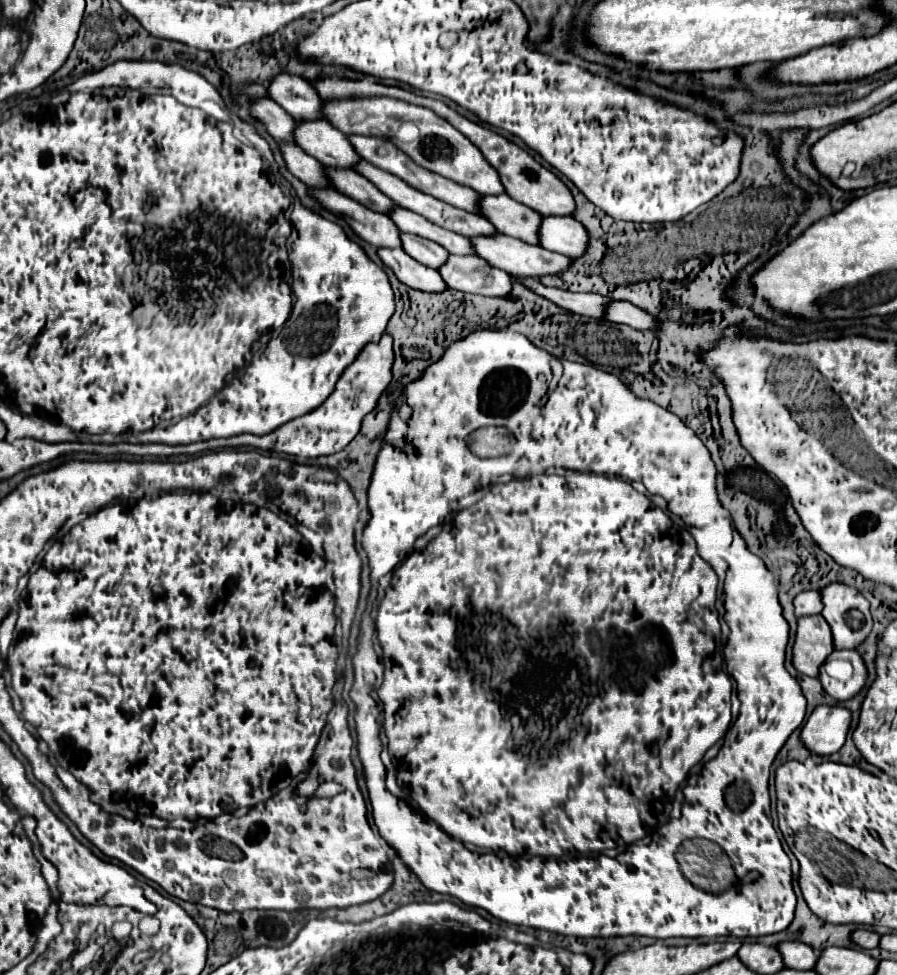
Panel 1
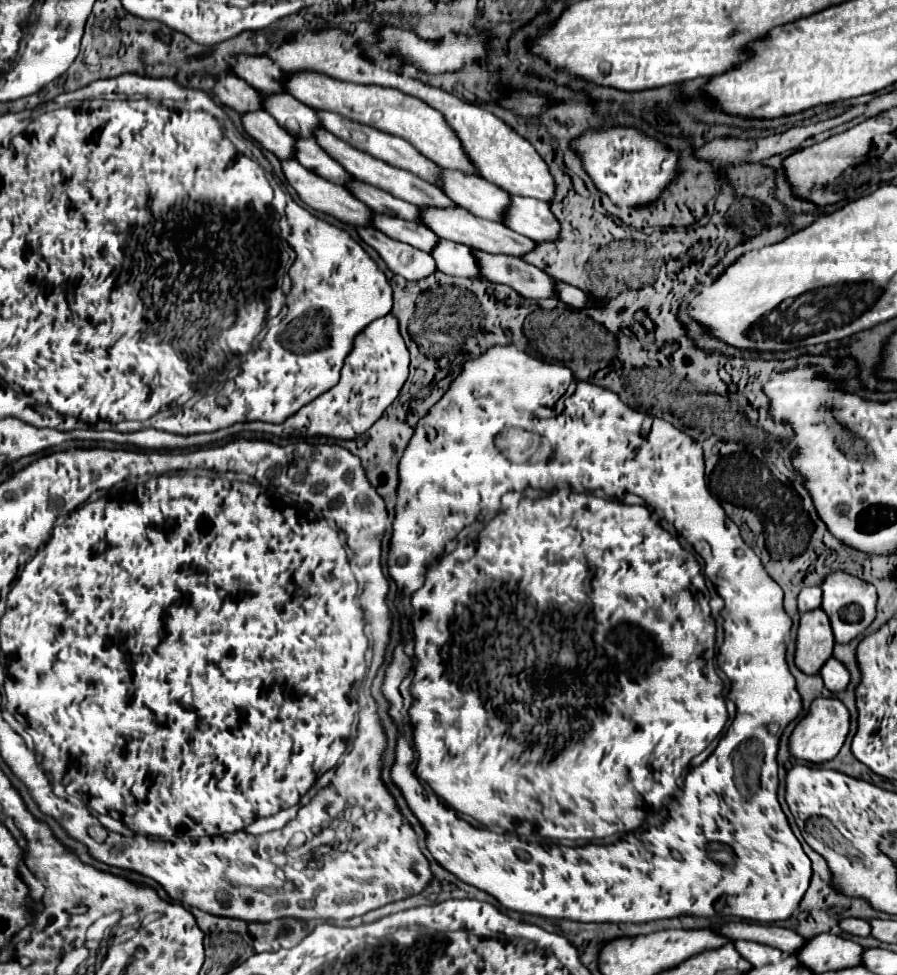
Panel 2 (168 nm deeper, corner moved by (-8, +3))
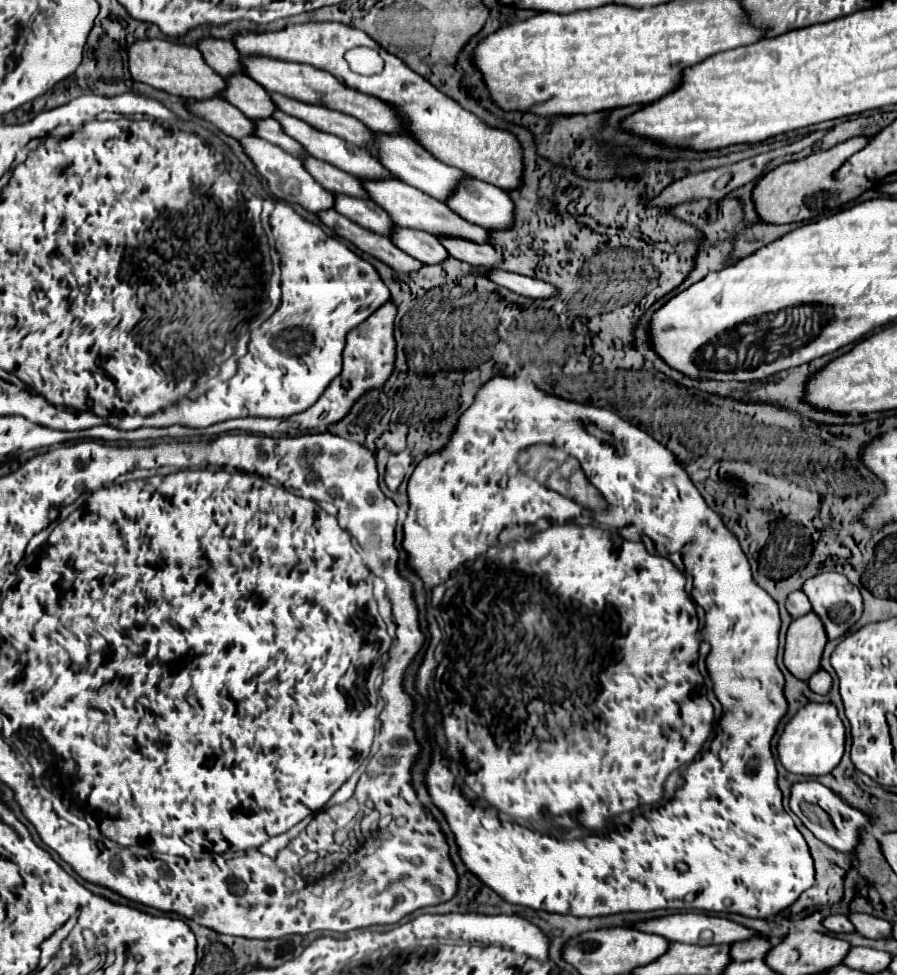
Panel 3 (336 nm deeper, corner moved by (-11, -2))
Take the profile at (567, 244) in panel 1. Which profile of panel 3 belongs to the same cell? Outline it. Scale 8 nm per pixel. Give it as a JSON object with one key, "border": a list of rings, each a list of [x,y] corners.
{"border":[[[463,178],[445,204],[465,218],[467,222],[483,228],[511,228],[513,226],[513,204],[501,188],[481,182],[477,178]]]}

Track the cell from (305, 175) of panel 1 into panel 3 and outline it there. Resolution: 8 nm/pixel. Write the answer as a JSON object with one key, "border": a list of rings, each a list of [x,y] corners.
{"border":[[[209,98],[209,100],[191,100],[187,102],[187,110],[195,116],[215,124],[223,134],[231,138],[245,138],[253,134],[253,120],[249,120],[241,110],[225,102],[223,98]]]}

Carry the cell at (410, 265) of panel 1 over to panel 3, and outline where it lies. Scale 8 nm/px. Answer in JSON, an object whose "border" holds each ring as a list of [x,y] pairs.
{"border":[[[333,208],[331,210],[321,210],[317,212],[319,220],[331,228],[337,236],[345,238],[347,242],[355,244],[359,250],[375,256],[377,260],[385,262],[387,266],[391,266],[393,270],[401,270],[401,272],[413,272],[413,270],[419,270],[423,264],[417,262],[415,258],[409,258],[405,252],[397,250],[391,240],[387,236],[381,236],[381,234],[375,234],[367,228],[361,228],[359,224],[351,222],[349,218],[337,214]]]}

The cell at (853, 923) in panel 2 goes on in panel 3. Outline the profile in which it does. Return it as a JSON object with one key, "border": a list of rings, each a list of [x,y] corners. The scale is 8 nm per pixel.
{"border":[[[831,914],[823,920],[823,926],[829,930],[829,932],[853,932],[853,924],[849,922],[847,916],[843,914]]]}

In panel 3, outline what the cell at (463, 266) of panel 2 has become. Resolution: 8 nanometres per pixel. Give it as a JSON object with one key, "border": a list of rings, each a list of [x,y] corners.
{"border":[[[393,226],[389,238],[399,250],[403,250],[405,254],[413,256],[415,260],[419,260],[423,264],[437,264],[447,258],[445,248],[441,244],[437,244],[437,238],[423,230]]]}

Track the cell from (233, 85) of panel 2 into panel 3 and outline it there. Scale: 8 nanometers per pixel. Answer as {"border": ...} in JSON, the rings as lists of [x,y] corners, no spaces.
{"border":[[[135,40],[129,46],[129,72],[135,82],[191,100],[213,98],[219,94],[219,84],[223,84],[223,78],[205,64],[195,46],[183,46],[169,40]]]}

